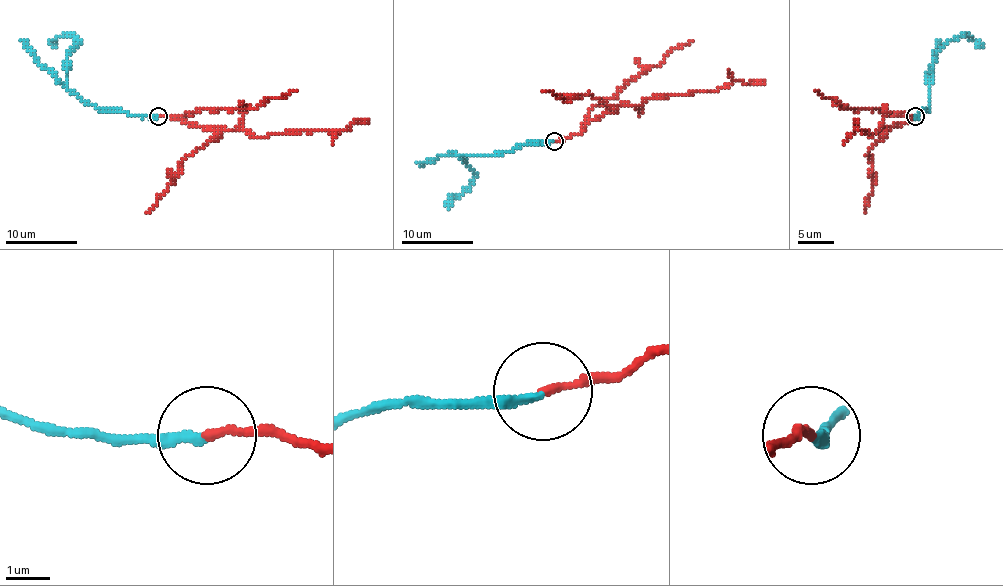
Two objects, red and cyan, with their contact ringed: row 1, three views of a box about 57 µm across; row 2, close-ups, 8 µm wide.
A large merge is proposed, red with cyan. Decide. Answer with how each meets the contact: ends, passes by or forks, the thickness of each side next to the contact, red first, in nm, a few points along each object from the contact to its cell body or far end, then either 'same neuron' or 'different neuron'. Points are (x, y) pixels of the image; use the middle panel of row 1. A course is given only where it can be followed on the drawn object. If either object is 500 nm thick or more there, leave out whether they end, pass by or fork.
red ends; cyan ends; calibres 170 and 200 nm; course red (553, 140), (577, 135), (591, 120), (620, 104), (639, 106), (652, 97), (718, 90), (733, 81), (765, 81); course cyan (553, 140), (528, 142), (491, 154), (464, 154), (464, 162), (475, 172), (469, 187), (448, 201), (449, 208); different neuron

